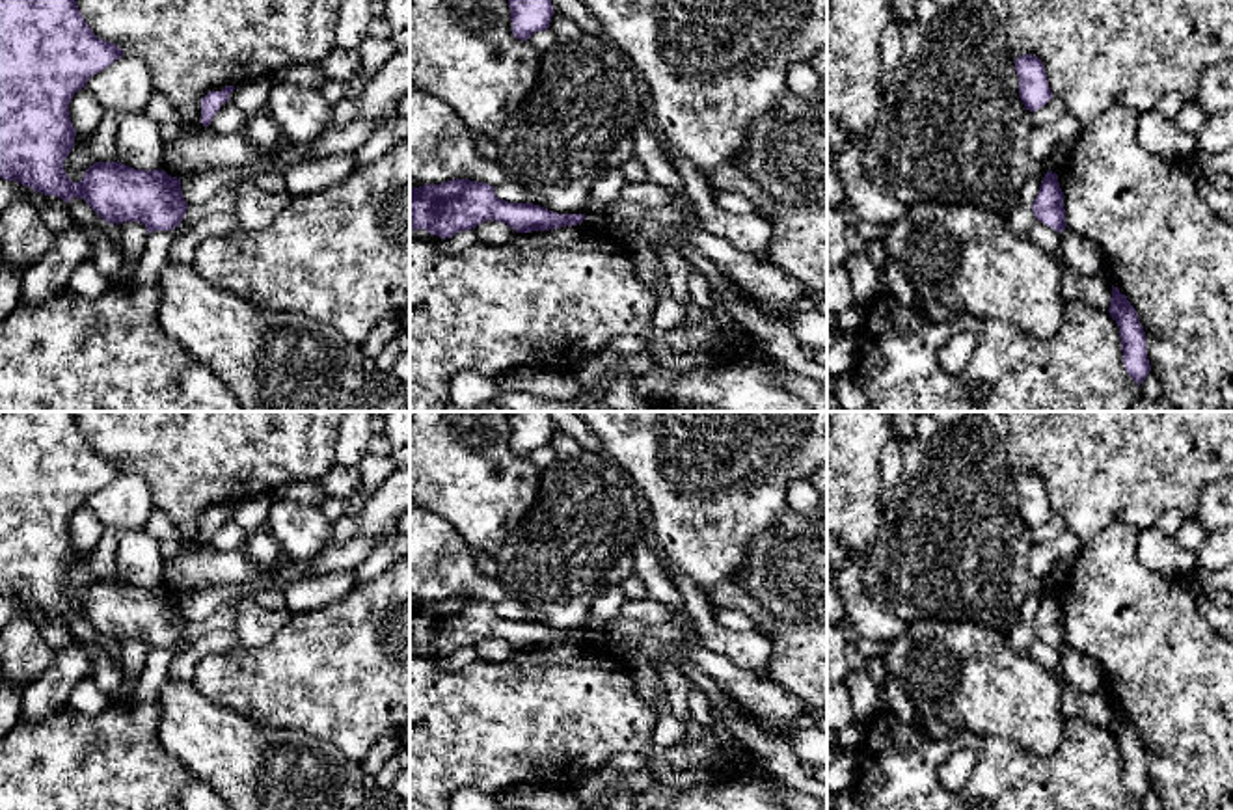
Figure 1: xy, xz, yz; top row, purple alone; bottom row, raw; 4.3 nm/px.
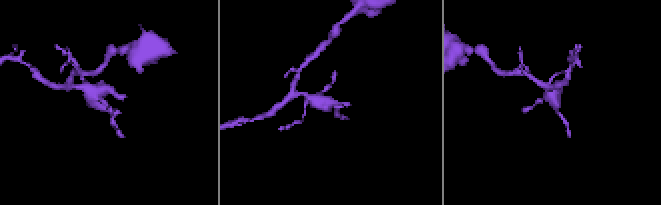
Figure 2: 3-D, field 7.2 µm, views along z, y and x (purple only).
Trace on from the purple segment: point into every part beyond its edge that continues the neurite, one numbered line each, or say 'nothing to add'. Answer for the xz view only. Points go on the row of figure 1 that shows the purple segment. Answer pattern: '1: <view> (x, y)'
nothing to add

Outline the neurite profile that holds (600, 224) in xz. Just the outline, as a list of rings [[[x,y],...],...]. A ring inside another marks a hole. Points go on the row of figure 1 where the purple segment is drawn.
[[[605,212],[587,214],[583,220],[592,233],[620,240],[626,244],[628,235],[620,229],[618,222],[613,222]]]

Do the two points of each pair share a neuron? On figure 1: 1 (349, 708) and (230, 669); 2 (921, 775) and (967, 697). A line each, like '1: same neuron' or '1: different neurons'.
1: same neuron
2: different neurons

